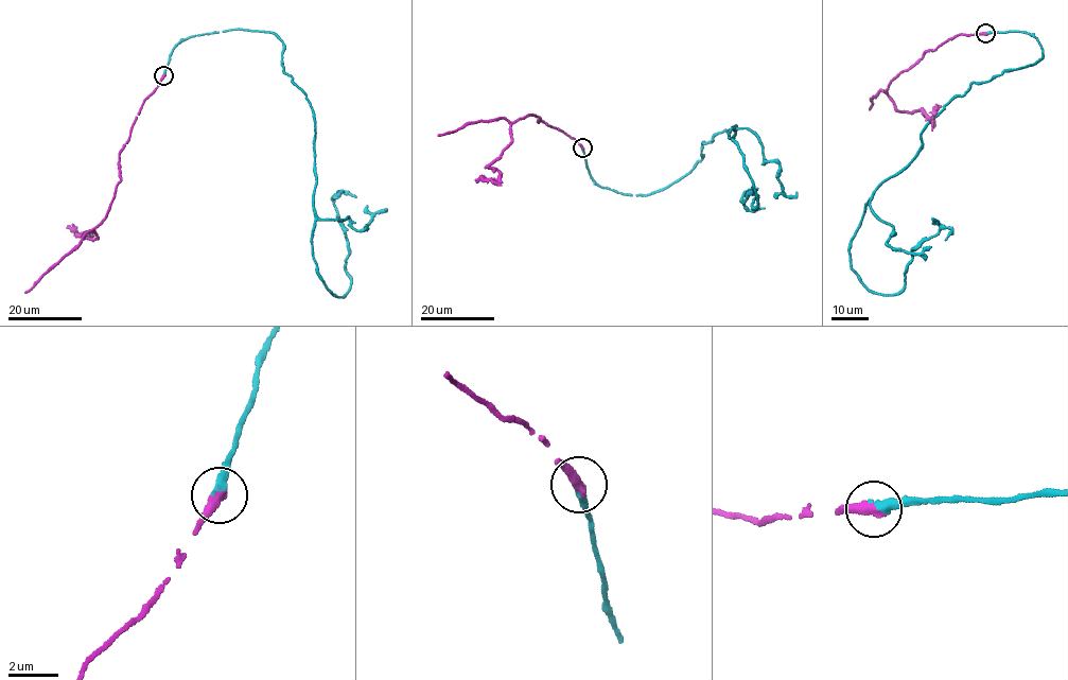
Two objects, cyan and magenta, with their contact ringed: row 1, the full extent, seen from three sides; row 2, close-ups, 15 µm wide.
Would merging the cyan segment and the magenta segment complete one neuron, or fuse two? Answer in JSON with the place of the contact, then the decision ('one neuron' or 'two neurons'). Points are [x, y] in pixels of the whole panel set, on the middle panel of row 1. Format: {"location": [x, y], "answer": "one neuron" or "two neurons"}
{"location": [582, 147], "answer": "one neuron"}

